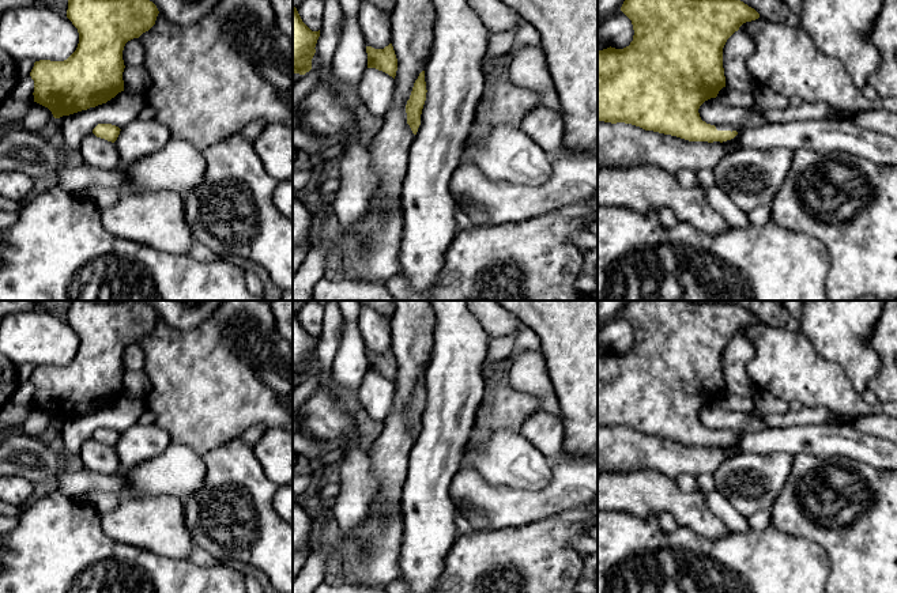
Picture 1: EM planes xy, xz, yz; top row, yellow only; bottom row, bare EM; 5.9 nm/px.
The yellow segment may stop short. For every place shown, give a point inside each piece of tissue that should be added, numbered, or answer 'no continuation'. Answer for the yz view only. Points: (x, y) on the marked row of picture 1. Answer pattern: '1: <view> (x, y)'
1: yz (738, 128)

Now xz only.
no continuation

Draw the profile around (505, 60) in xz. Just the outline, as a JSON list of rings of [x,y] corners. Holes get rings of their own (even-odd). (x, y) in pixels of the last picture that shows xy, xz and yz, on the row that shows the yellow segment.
[[[509,52],[509,53],[506,53],[505,56],[501,57],[500,68],[498,68],[498,69],[491,75],[491,78],[486,82],[485,92],[483,92],[483,95],[482,95],[482,99],[480,99],[479,105],[480,105],[483,101],[487,101],[487,99],[489,99],[489,97],[490,97],[490,87],[491,87],[491,84],[493,84],[495,76],[500,73],[500,71],[501,71],[502,68],[509,67],[510,61],[512,61],[512,52]]]

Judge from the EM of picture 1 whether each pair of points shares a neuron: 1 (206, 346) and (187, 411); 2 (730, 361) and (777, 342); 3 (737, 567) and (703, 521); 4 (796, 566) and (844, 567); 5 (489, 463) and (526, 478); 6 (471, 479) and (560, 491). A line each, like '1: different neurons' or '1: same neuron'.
1: same neuron
2: different neurons
3: different neurons
4: different neurons
5: same neuron
6: same neuron

